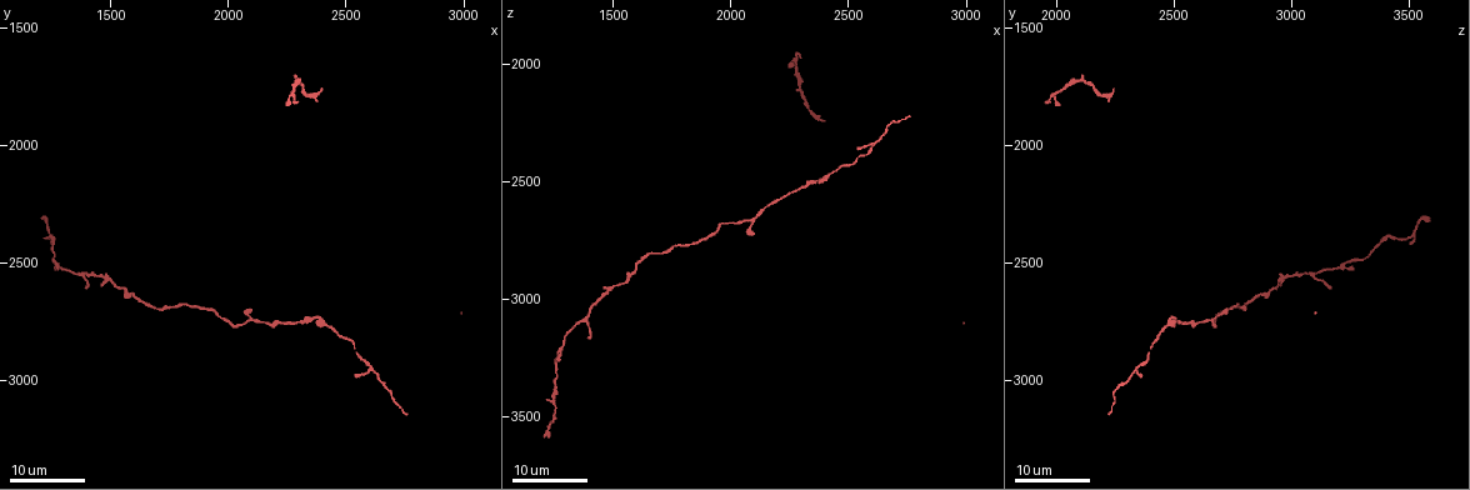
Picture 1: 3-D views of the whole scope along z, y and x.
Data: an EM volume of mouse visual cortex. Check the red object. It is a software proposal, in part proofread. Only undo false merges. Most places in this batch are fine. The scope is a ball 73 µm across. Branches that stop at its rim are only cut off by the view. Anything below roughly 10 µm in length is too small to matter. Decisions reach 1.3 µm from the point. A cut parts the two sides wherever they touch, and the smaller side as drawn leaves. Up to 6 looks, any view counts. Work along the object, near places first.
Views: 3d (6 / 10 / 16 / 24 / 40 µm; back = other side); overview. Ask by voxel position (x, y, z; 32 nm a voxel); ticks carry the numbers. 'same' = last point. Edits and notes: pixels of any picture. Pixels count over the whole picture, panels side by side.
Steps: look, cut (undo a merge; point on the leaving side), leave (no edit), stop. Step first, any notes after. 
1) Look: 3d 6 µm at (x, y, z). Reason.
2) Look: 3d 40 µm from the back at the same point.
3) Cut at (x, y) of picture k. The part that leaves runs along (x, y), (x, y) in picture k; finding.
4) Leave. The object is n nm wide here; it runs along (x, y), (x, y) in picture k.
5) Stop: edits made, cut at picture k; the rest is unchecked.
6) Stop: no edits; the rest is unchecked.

Look: 3d 24 µm at (1500, 2580, 2950). Calibre changes.

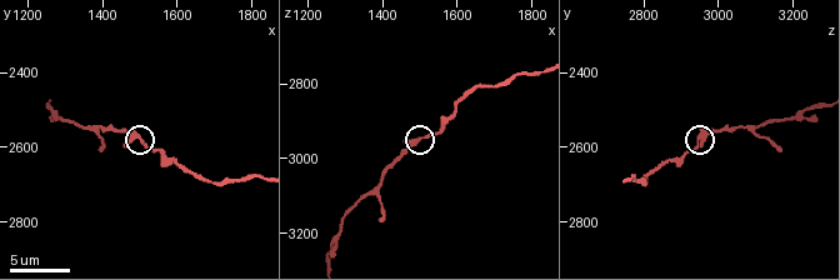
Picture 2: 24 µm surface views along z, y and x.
Look: 3d 10 µm at (1500, 2570, 2950).

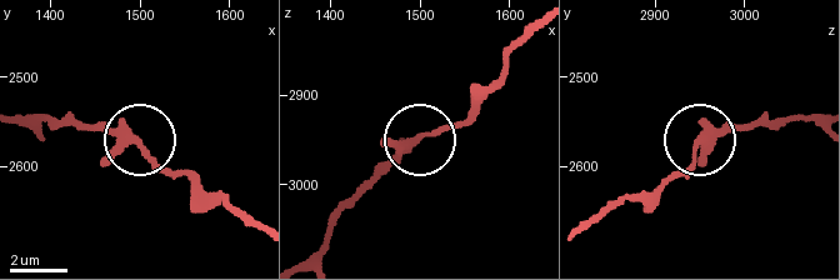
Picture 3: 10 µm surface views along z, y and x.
Leave. The object is 250 nm wide here; continuous, no second cell.

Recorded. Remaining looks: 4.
Look: 3d 6 µm at (1290, 2520, 3190). Sudden change in width.

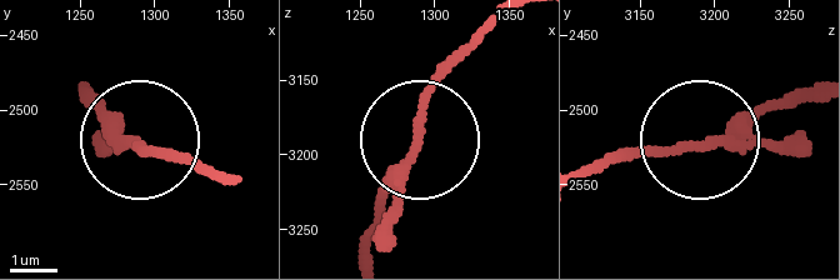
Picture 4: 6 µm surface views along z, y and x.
Leave. It runs along (586, 174), (729, 138), (798, 90) in picture 4; all the same cell.

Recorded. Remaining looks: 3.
Look: 3d 24 µm at (2370, 2730, 2490).

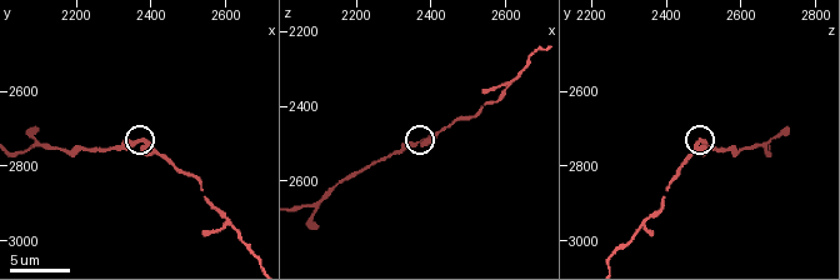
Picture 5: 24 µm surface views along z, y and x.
Look: 3d 6 µm at (2380, 2730, 2500).

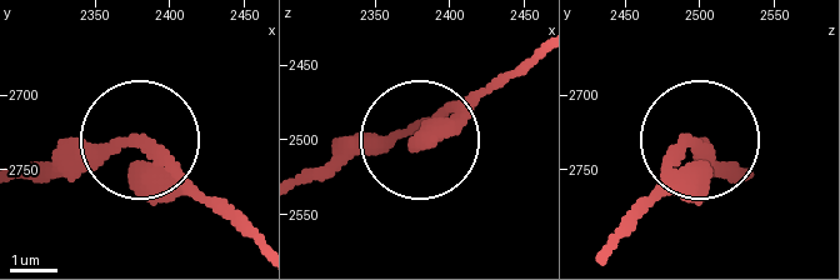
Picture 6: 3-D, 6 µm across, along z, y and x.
Leave. All the same cell.

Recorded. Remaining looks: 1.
Stop: no edits; the rest is unchecked.

